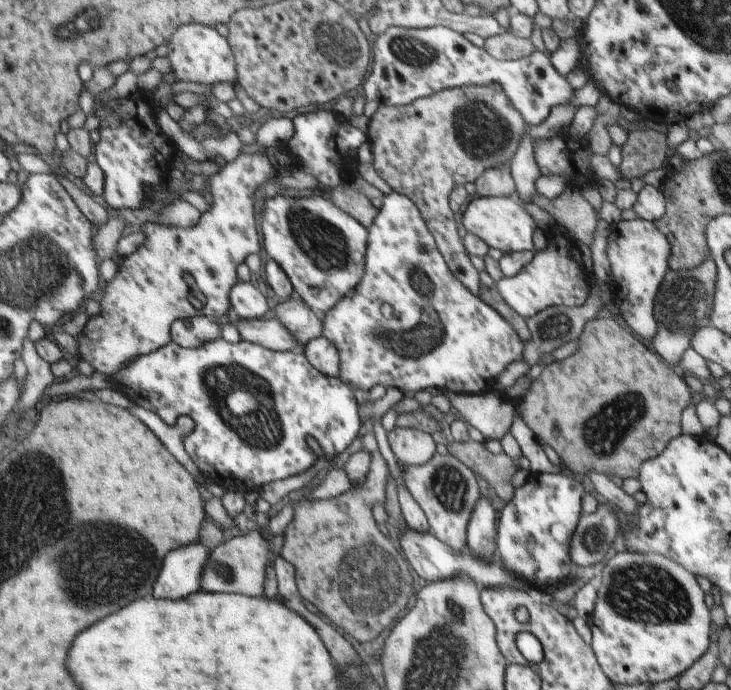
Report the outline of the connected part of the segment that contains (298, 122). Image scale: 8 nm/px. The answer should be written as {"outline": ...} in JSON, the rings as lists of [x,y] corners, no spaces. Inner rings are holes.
{"outline":[[[320,108],[320,112],[299,114],[293,118],[294,136],[286,144],[299,168],[318,180],[318,192],[328,196],[329,192],[338,188],[340,180],[340,154],[348,158],[350,150],[356,150],[366,142],[366,136],[360,128],[356,128],[350,119],[335,113],[332,108]]]}

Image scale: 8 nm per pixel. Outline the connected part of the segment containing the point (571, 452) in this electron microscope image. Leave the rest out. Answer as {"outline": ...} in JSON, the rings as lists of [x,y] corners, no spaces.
{"outline":[[[608,314],[586,322],[578,345],[574,354],[544,368],[531,383],[524,402],[517,403],[517,414],[522,414],[542,446],[550,445],[556,451],[566,471],[585,479],[590,471],[622,479],[637,477],[643,463],[662,455],[683,432],[682,414],[690,406],[690,388],[667,361],[622,330]]]}

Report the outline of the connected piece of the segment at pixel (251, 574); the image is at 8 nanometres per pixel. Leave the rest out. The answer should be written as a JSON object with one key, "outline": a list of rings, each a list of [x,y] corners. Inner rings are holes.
{"outline":[[[252,530],[244,536],[236,536],[227,542],[220,543],[212,549],[206,560],[206,566],[200,578],[202,590],[264,596],[266,568],[274,566],[274,560],[284,546],[286,535],[278,534],[274,535],[272,540],[264,540],[258,530]]]}

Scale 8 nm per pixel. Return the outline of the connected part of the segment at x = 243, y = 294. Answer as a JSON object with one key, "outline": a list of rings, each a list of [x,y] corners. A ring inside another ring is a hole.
{"outline":[[[240,281],[231,288],[231,301],[232,308],[240,319],[260,319],[271,314],[263,292],[250,281]]]}

